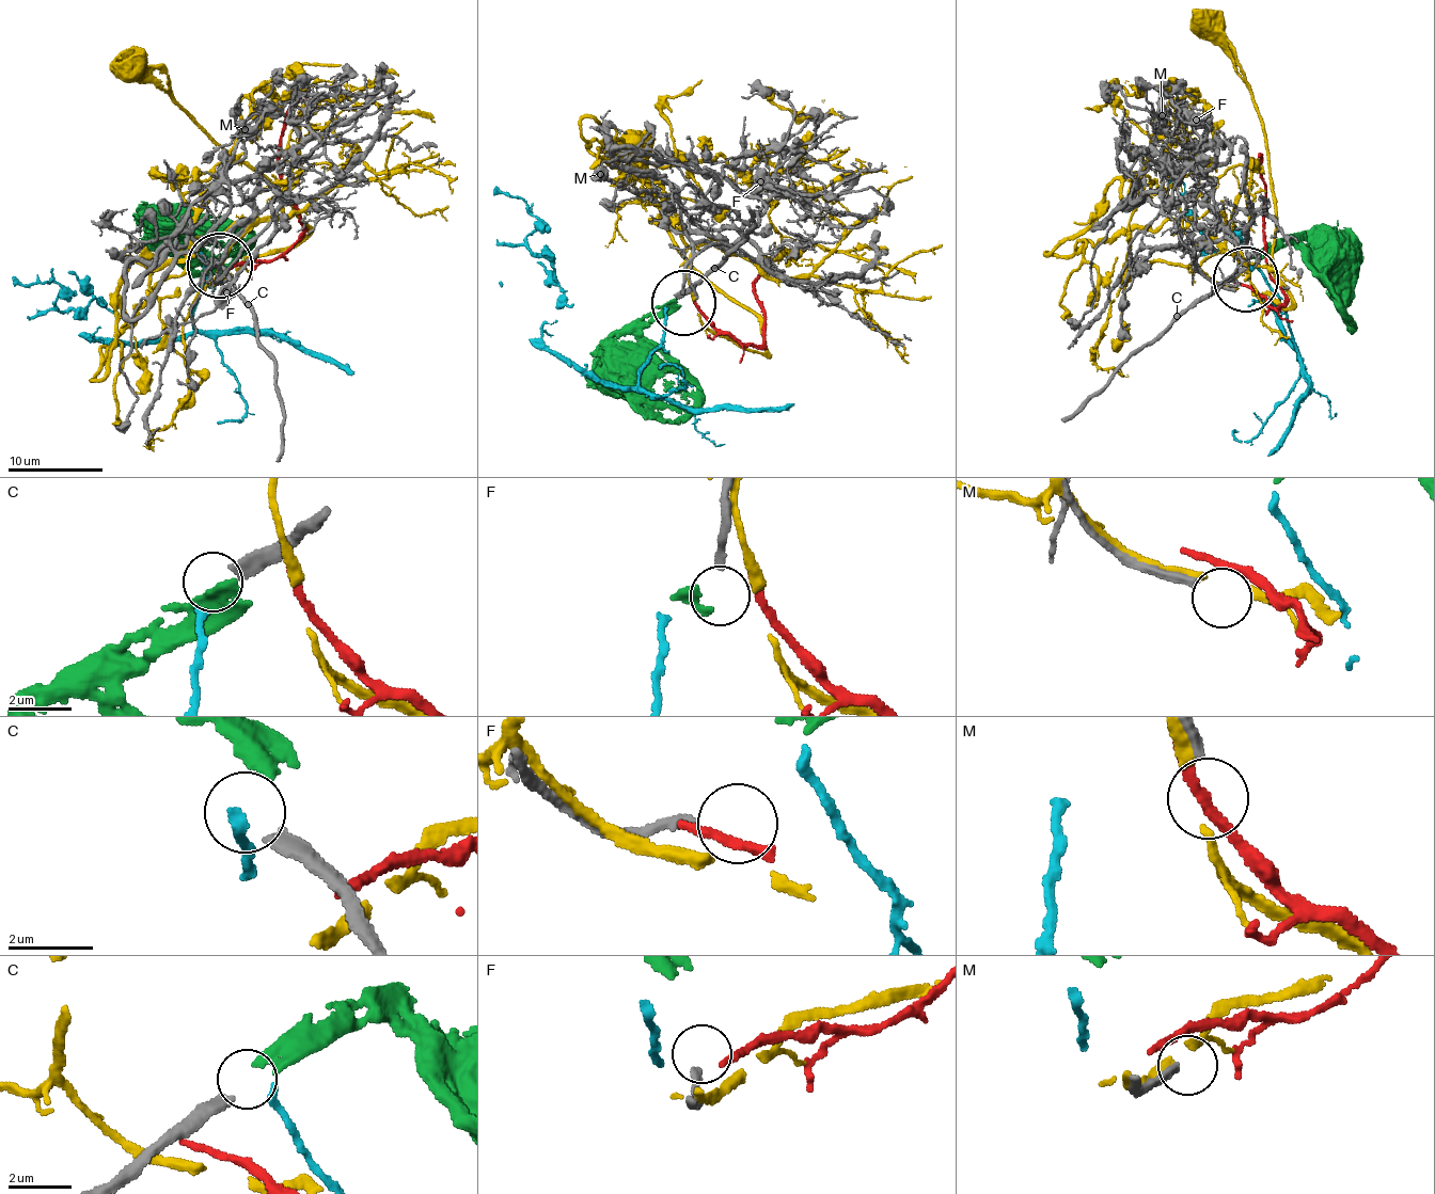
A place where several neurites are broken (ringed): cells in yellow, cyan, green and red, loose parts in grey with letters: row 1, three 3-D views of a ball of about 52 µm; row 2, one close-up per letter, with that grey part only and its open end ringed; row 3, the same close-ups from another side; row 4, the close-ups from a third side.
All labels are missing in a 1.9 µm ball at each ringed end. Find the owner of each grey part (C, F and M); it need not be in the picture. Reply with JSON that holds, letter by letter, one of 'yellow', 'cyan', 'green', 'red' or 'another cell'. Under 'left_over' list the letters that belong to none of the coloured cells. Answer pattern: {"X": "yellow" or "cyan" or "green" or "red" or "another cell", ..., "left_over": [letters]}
{"C": "another cell", "F": "another cell", "M": "another cell", "left_over": ["C", "F", "M"]}

